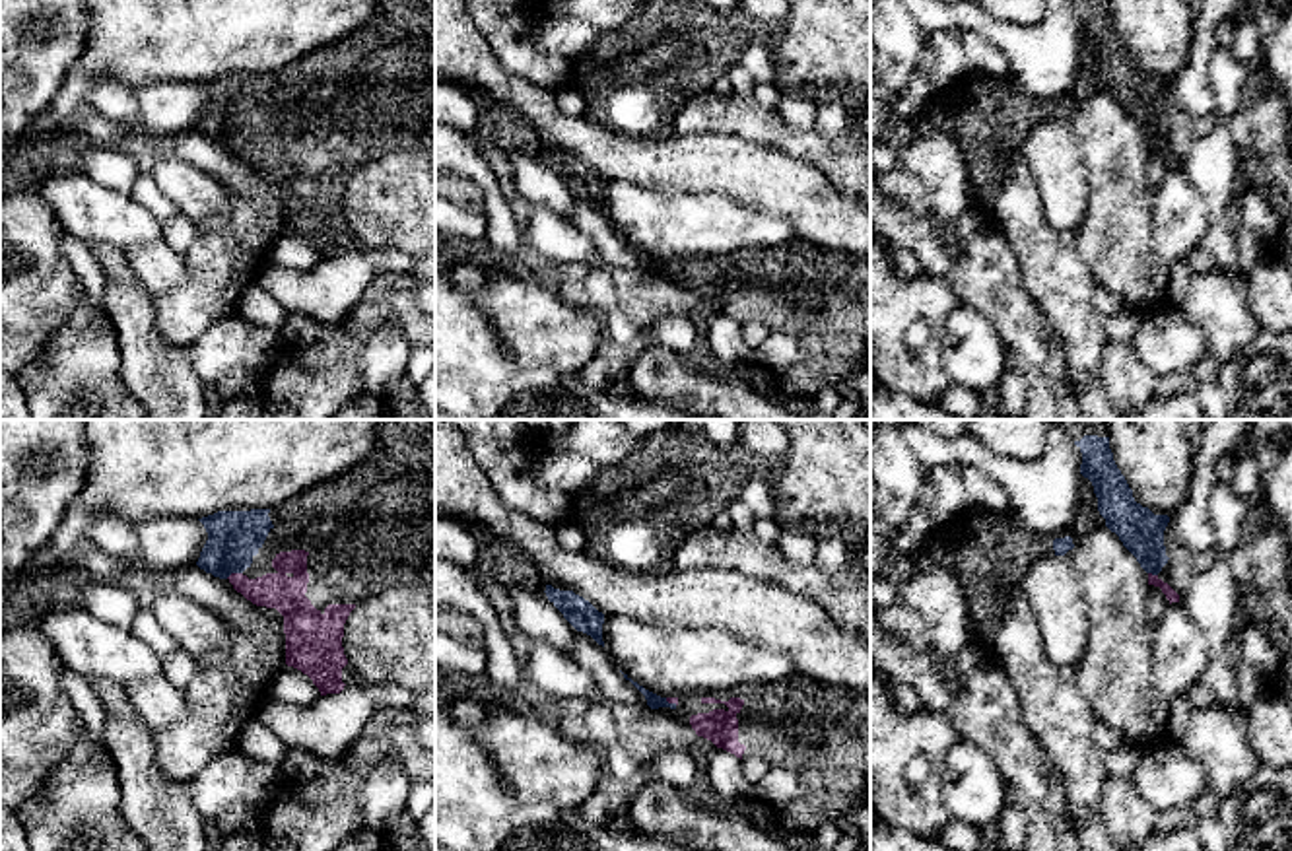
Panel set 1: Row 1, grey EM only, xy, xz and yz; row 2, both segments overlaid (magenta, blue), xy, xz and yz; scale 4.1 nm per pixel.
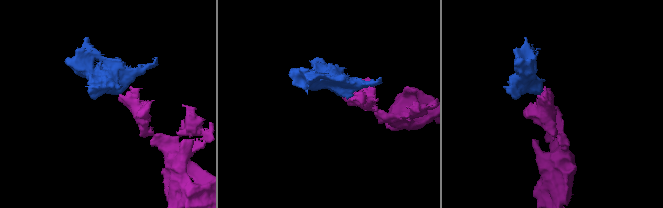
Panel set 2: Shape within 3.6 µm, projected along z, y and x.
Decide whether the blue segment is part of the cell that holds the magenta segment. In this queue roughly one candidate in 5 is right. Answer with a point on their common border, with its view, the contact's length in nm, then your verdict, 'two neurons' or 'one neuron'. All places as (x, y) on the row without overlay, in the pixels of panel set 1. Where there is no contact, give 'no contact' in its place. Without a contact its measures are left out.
xy (234, 138) | 80 nm | one neuron

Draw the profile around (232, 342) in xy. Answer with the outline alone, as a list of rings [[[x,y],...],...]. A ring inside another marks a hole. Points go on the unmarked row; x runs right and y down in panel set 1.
[[[237,313],[212,323],[187,344],[190,361],[208,387],[221,383],[221,377],[231,369],[264,371],[284,348],[286,340],[280,332],[249,323]]]

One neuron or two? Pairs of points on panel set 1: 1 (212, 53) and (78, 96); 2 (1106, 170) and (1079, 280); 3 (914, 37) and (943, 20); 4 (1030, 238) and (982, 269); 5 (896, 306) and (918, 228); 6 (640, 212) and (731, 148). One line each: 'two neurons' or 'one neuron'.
1: one neuron
2: two neurons
3: two neurons
4: two neurons
5: two neurons
6: two neurons

